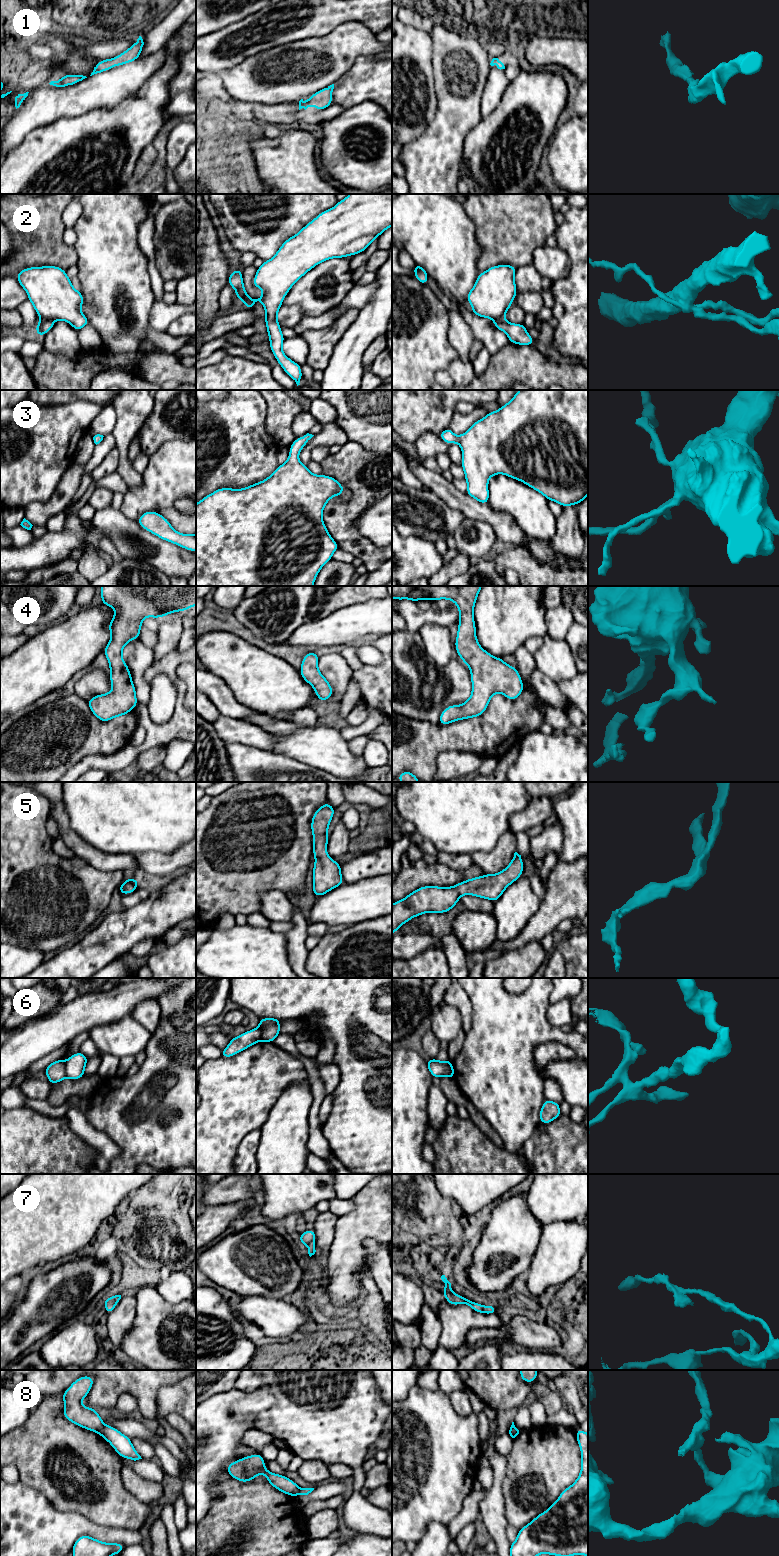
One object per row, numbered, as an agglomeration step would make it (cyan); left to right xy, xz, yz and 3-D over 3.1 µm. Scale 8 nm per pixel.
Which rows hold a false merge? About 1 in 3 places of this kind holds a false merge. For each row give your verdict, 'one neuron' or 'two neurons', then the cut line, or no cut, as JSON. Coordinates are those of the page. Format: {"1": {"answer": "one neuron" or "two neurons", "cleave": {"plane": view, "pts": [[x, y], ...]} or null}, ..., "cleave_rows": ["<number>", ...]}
{"1": {"answer": "one neuron", "cleave": null}, "2": {"answer": "two neurons", "cleave": {"plane": "xy", "pts": [[40, 318], [53, 321]]}}, "3": {"answer": "one neuron", "cleave": null}, "4": {"answer": "one neuron", "cleave": null}, "5": {"answer": "one neuron", "cleave": null}, "6": {"answer": "two neurons", "cleave": {"plane": "xy", "pts": [[64, 1061], [64, 1073], [66, 1076]]}}, "7": {"answer": "one neuron", "cleave": null}, "8": {"answer": "two neurons", "cleave": {"plane": "xy", "pts": [[104, 1425], [98, 1432]]}}, "cleave_rows": ["2", "6", "8"]}

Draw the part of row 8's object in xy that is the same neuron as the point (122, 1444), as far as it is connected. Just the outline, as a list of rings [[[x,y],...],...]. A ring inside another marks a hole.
[[[104,1425],[99,1434],[111,1444],[120,1457],[134,1461],[142,1459],[133,1447],[131,1439],[118,1431],[116,1428],[110,1425]]]

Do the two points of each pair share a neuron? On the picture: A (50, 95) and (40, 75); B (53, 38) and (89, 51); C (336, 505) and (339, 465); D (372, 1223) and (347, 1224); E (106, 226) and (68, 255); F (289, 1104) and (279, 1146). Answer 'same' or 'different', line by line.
A: different
B: different
C: same
D: same
E: different
F: same

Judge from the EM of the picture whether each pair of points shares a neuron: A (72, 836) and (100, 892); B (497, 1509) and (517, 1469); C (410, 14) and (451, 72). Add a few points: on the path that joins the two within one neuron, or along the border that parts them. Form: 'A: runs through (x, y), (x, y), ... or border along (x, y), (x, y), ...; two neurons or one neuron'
A: border along (75, 855), (92, 866), (105, 871); two neurons
B: border along (506, 1473), (502, 1487), (505, 1519); two neurons
C: border along (436, 19), (429, 32); two neurons

